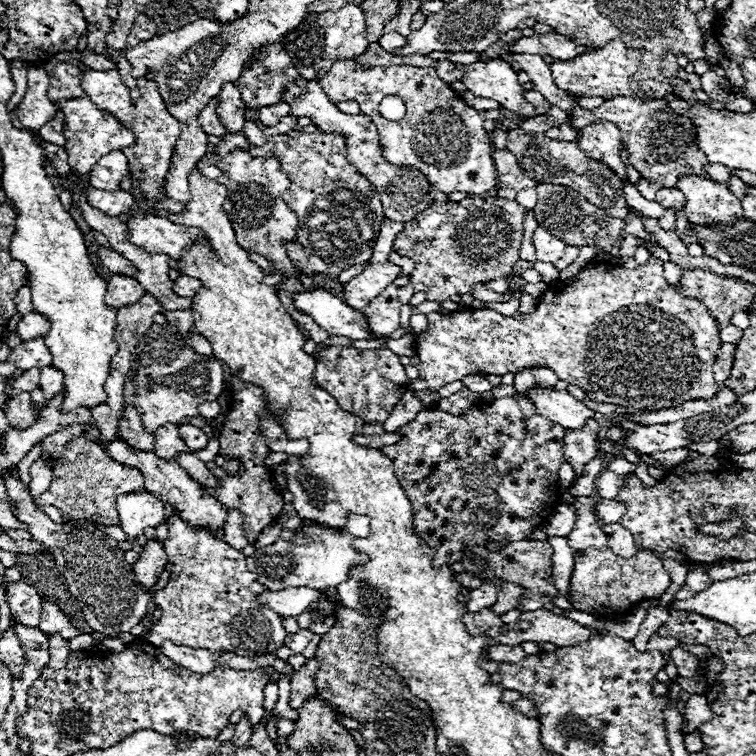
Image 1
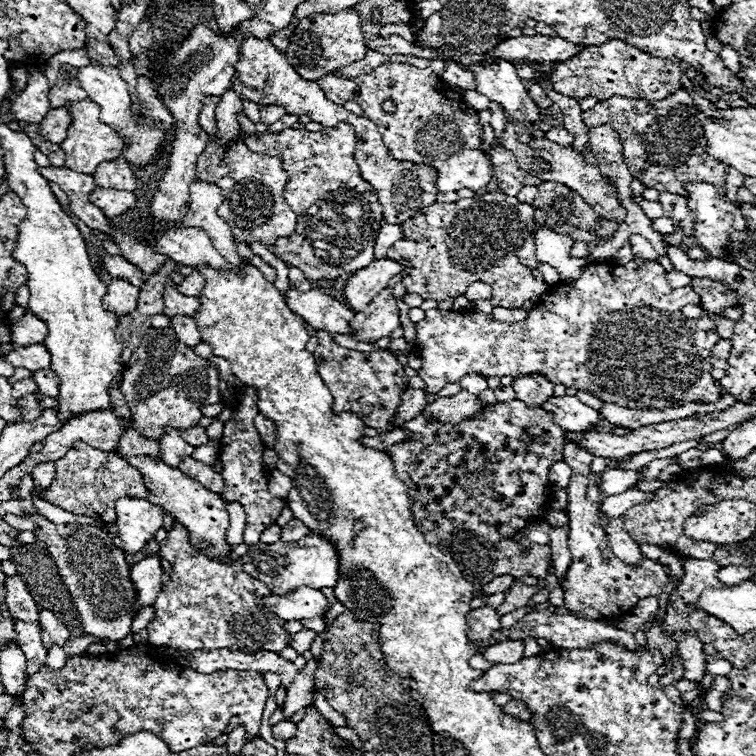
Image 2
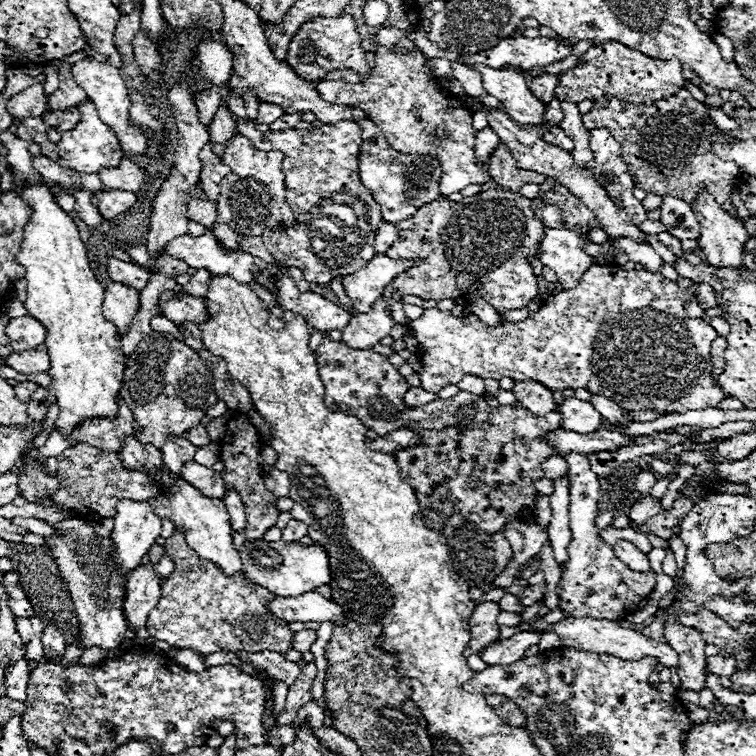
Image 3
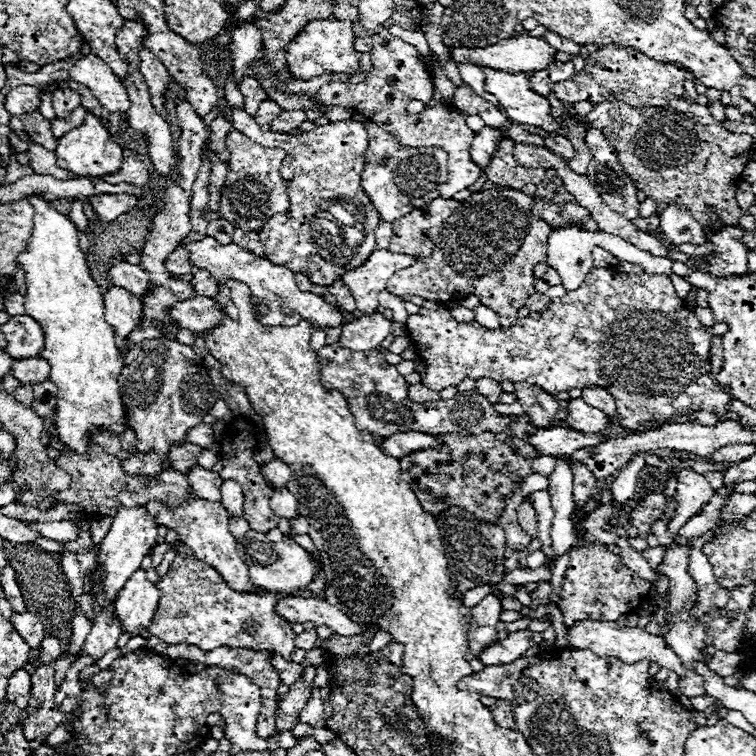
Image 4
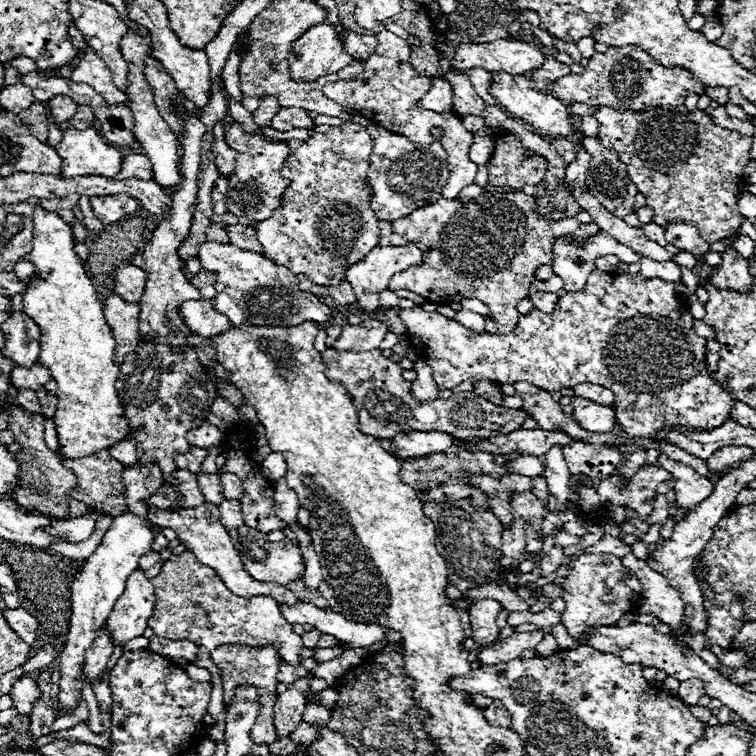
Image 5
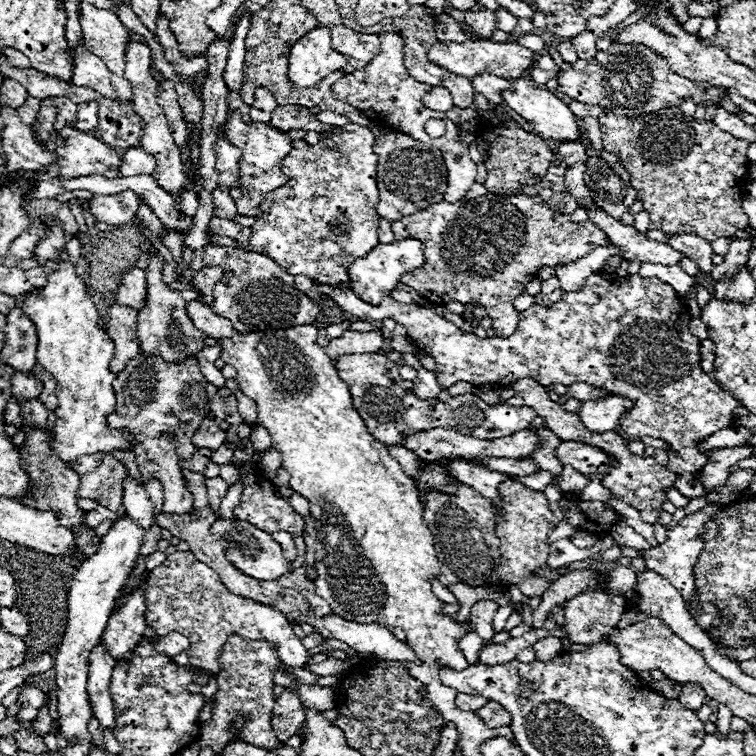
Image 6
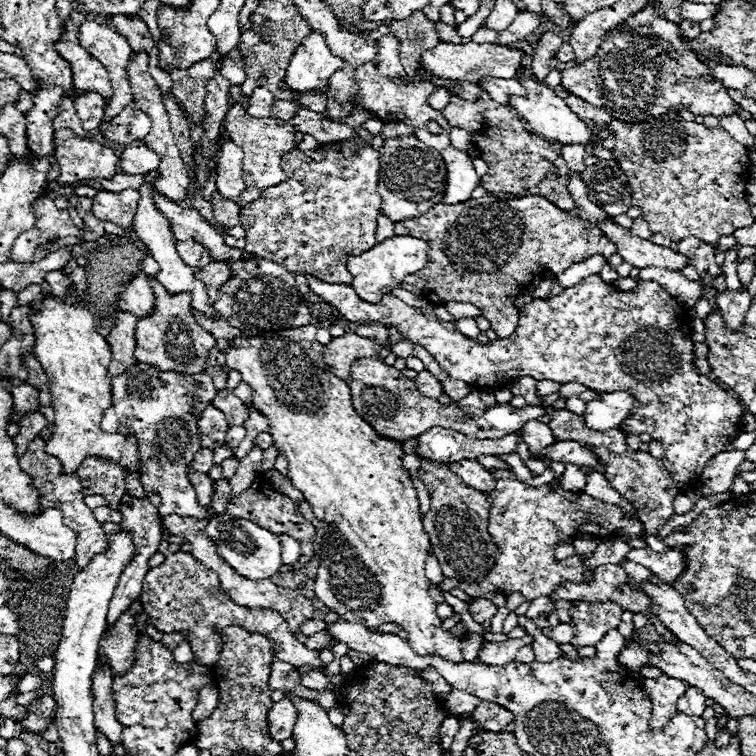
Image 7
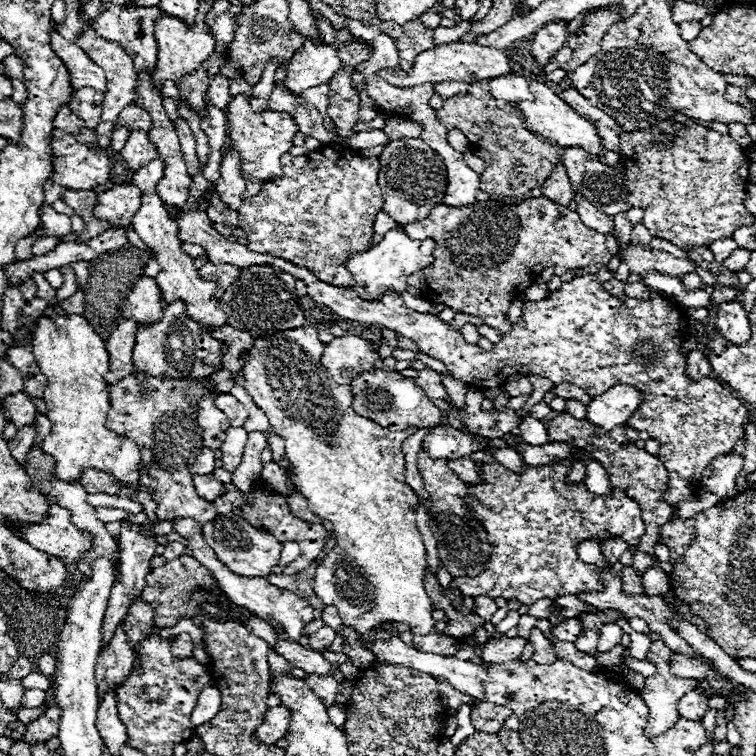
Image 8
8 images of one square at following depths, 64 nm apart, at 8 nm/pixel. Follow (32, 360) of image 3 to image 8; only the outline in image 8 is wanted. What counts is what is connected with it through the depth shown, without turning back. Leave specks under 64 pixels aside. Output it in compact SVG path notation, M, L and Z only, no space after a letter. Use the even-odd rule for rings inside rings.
M18 392L8 398L6 416L16 428L30 426L34 422L34 414L36 414L36 406L26 392Z

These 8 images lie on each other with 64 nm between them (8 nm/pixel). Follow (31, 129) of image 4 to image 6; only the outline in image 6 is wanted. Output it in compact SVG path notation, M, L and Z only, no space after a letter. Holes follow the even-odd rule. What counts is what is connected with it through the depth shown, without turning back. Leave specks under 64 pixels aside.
M28 96L28 100L18 108L18 116L22 118L24 124L28 124L28 126L34 128L36 126L36 114L38 114L38 110L40 110L40 100Z

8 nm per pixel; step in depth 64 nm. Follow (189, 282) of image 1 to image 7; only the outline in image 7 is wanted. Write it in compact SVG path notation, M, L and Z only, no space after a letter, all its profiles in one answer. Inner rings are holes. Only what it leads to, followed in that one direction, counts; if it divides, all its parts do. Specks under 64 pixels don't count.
M210 262L202 270L198 270L196 276L198 276L198 280L202 280L206 284L208 300L210 300L210 304L214 304L218 298L218 288L230 278L230 268L224 262Z

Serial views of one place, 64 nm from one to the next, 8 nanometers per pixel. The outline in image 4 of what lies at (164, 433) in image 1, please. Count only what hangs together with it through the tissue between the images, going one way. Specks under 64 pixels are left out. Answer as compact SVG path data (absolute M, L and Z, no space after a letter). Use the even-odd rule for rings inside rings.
M182 442L182 444L172 444L170 446L170 452L168 452L168 458L170 458L170 466L178 472L186 472L190 470L192 466L196 466L196 456L200 454L202 450L194 444L188 444L188 442Z

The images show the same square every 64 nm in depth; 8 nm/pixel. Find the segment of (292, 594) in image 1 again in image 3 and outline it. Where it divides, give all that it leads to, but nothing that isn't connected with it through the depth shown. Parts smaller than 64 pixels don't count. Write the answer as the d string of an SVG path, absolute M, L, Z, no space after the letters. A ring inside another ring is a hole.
M304 592L302 596L276 596L270 602L274 616L286 622L334 622L344 624L344 614L338 604L324 598L318 592Z

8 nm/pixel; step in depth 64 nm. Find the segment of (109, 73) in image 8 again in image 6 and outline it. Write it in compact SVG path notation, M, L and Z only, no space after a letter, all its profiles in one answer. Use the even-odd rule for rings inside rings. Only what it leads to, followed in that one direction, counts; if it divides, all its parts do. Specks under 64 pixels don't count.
M80 2L78 6L78 14L80 14L80 28L82 28L82 38L84 38L84 46L94 52L96 56L100 56L112 76L112 86L118 92L118 98L124 102L130 102L132 98L132 88L130 82L124 78L124 68L126 68L126 56L124 56L124 48L126 48L126 40L128 40L128 32L122 26L122 22L118 20L118 16L112 10L104 10L104 8L96 8L88 2Z

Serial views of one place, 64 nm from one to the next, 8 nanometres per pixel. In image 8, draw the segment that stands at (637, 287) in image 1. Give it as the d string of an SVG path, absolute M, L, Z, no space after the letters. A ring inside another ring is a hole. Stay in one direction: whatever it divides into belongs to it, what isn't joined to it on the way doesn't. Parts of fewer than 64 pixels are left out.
M178 210L176 212L176 224L180 228L178 238L182 242L192 242L200 244L206 250L206 256L214 264L234 264L240 268L254 266L254 264L270 264L274 268L280 268L284 272L290 272L292 276L304 280L308 284L308 294L316 302L332 308L338 316L350 320L350 322L360 322L362 326L386 326L390 330L396 330L400 336L416 342L420 350L430 356L440 360L448 372L456 378L462 380L464 384L476 386L476 388L500 388L506 384L506 378L520 374L538 374L544 376L556 384L560 382L570 382L580 388L584 388L592 398L606 392L614 384L626 384L634 386L644 394L644 402L640 408L628 419L627 425L632 426L634 430L646 430L650 438L660 442L660 452L658 458L664 462L668 474L670 474L670 486L668 492L664 494L666 502L676 506L680 500L692 498L698 488L700 488L700 478L702 470L714 460L716 456L730 454L734 444L744 436L744 426L748 420L752 420L748 408L730 394L720 382L712 378L702 378L700 382L692 380L686 374L686 356L680 352L686 340L686 312L680 310L664 292L658 292L656 288L650 288L650 302L640 300L640 298L628 298L628 296L610 296L602 284L598 282L596 276L580 276L574 278L572 282L564 282L558 292L550 292L548 298L540 302L524 302L522 306L522 318L514 324L512 332L508 332L500 342L494 344L492 350L482 350L478 344L468 344L458 330L454 330L450 324L442 322L436 314L420 314L416 310L410 310L404 306L398 294L388 292L376 302L366 302L362 300L354 288L338 288L332 284L326 284L318 280L310 270L294 266L290 262L284 262L280 258L268 256L268 254L258 254L250 252L246 246L238 242L226 240L222 234L218 234L202 210Z

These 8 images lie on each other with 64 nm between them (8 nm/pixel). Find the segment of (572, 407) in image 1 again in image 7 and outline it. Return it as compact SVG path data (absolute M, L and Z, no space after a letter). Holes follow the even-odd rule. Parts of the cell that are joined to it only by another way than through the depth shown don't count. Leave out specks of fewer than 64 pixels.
M606 392L600 394L598 400L586 402L586 410L582 414L582 420L588 428L606 432L612 428L618 428L628 412L632 410L634 398L628 392Z

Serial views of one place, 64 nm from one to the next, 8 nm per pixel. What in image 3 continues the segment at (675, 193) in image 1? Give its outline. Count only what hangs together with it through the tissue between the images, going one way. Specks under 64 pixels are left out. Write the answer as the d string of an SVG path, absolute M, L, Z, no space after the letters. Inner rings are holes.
M674 196L662 198L660 220L668 226L668 232L672 236L676 236L678 240L684 240L684 238L698 240L698 236L700 236L700 226L698 226L698 220L696 220L690 204L680 198L674 198Z

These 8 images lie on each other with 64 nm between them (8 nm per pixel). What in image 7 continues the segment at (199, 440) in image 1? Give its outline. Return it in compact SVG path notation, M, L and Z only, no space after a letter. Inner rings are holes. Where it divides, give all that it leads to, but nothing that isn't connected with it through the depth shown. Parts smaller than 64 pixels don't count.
M212 404L202 412L202 418L198 422L200 428L200 444L202 448L220 448L224 444L224 436L228 430L228 422L220 410L216 410Z

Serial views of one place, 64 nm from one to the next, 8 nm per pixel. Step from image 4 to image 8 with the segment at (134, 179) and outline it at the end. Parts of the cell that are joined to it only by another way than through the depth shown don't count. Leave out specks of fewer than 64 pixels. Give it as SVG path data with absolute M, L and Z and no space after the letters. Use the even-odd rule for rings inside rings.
M132 132L126 140L126 146L120 150L122 162L126 164L128 170L138 170L142 166L146 166L150 160L154 160L158 156L154 144L148 142L148 134L146 132Z

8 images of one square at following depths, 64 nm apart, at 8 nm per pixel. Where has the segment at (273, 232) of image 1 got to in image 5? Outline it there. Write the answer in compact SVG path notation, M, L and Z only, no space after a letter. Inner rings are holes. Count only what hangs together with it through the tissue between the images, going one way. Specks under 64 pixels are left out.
M236 122L226 128L226 144L230 144L230 148L234 148L238 152L236 160L234 160L234 184L236 190L240 188L244 194L228 194L228 204L226 210L228 214L238 216L238 222L244 226L250 226L250 222L262 222L266 218L272 216L272 212L282 206L282 194L288 188L288 180L282 178L278 172L286 160L286 156L290 154L290 150L286 148L286 144L270 144L264 138L258 136L250 136L246 134Z

